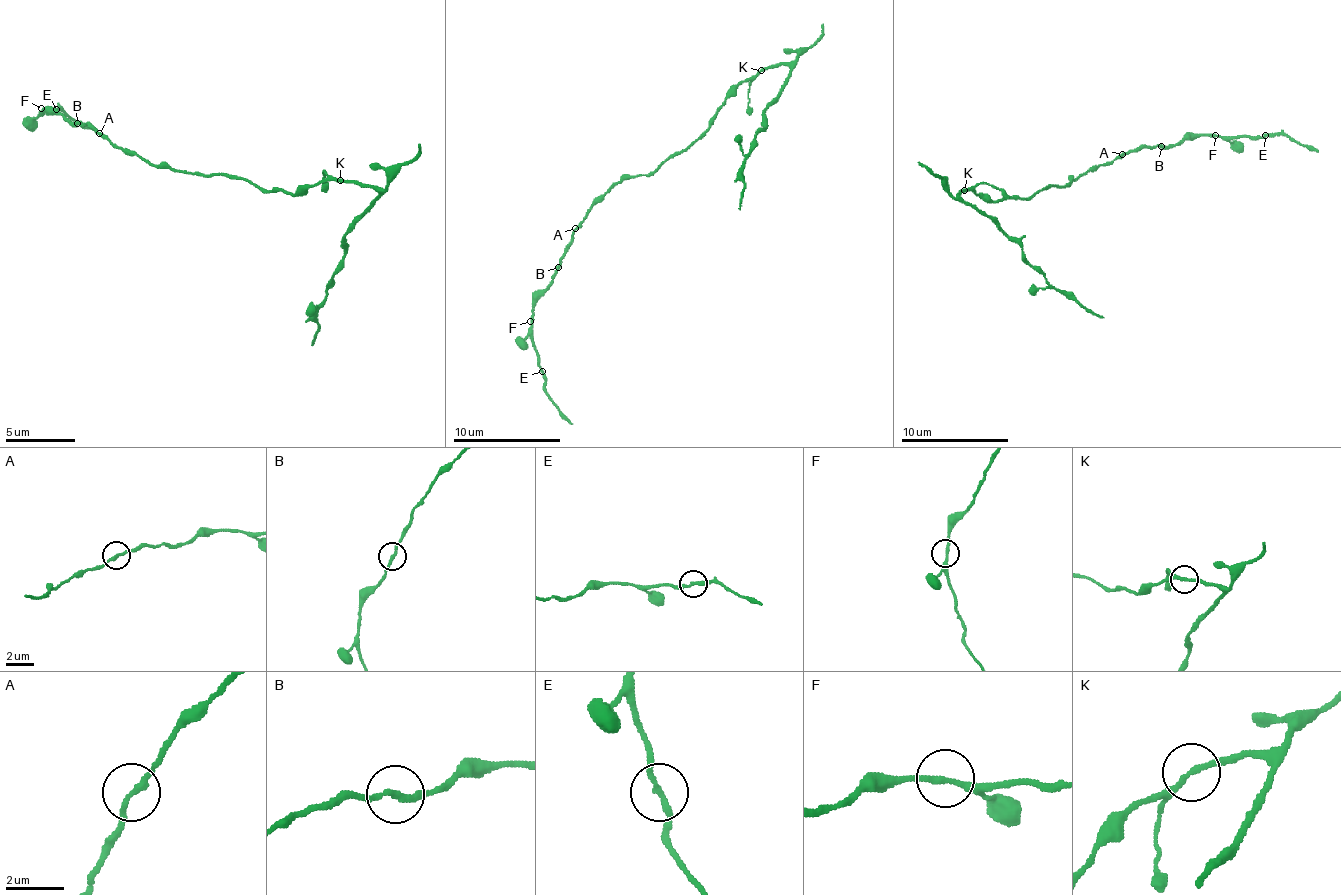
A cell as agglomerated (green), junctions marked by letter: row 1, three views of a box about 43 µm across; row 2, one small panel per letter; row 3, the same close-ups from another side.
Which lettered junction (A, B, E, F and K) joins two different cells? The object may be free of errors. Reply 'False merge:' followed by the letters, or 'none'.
False merge: none

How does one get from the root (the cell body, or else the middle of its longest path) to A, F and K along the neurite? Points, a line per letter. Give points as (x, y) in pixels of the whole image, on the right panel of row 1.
A: (1049, 185), (1065, 185), (1100, 164), (1111, 164), (1122, 153)
F: (1049, 185), (1065, 185), (1100, 164), (1119, 159), (1127, 151), (1172, 148), (1196, 135), (1215, 135)
K: (1049, 185), (1025, 199), (988, 201), (974, 191), (964, 191)

